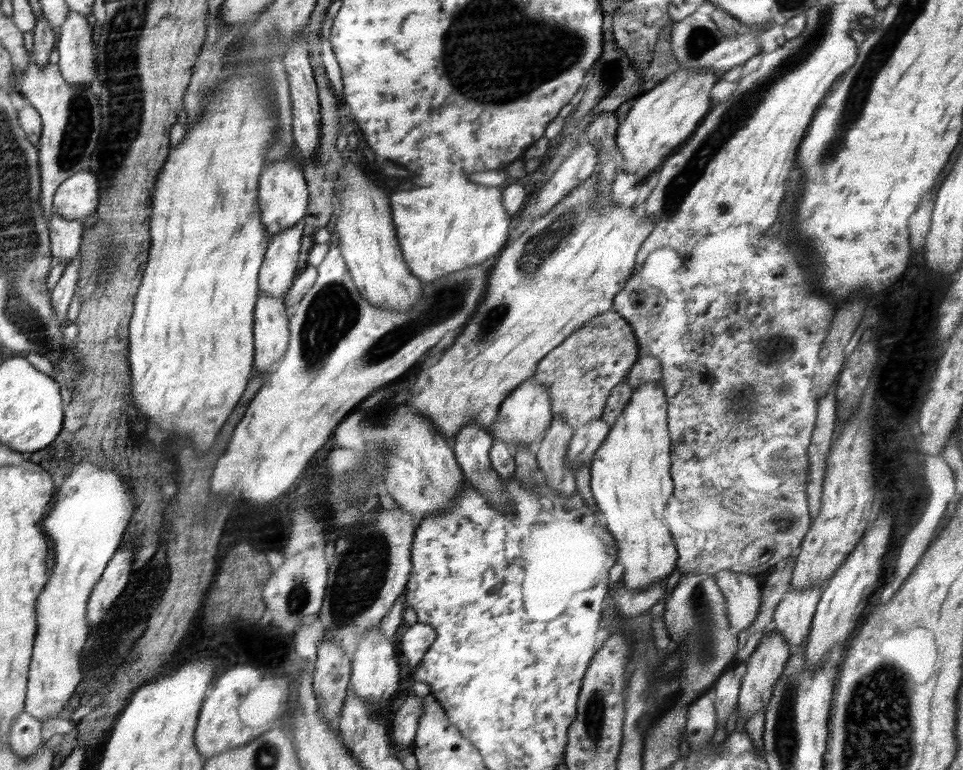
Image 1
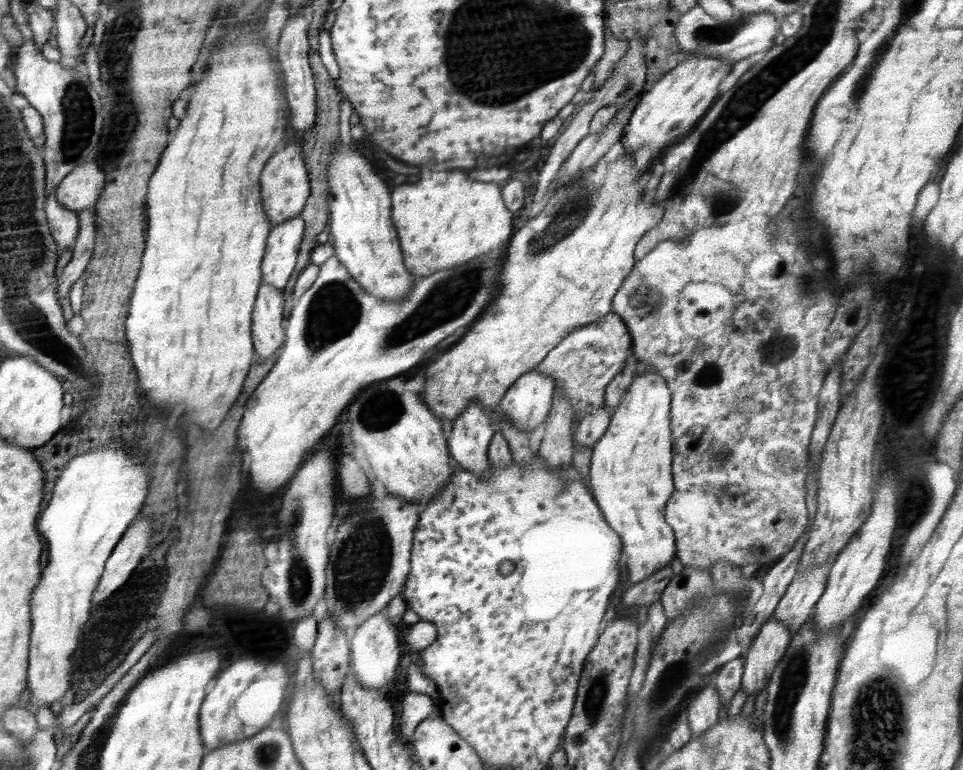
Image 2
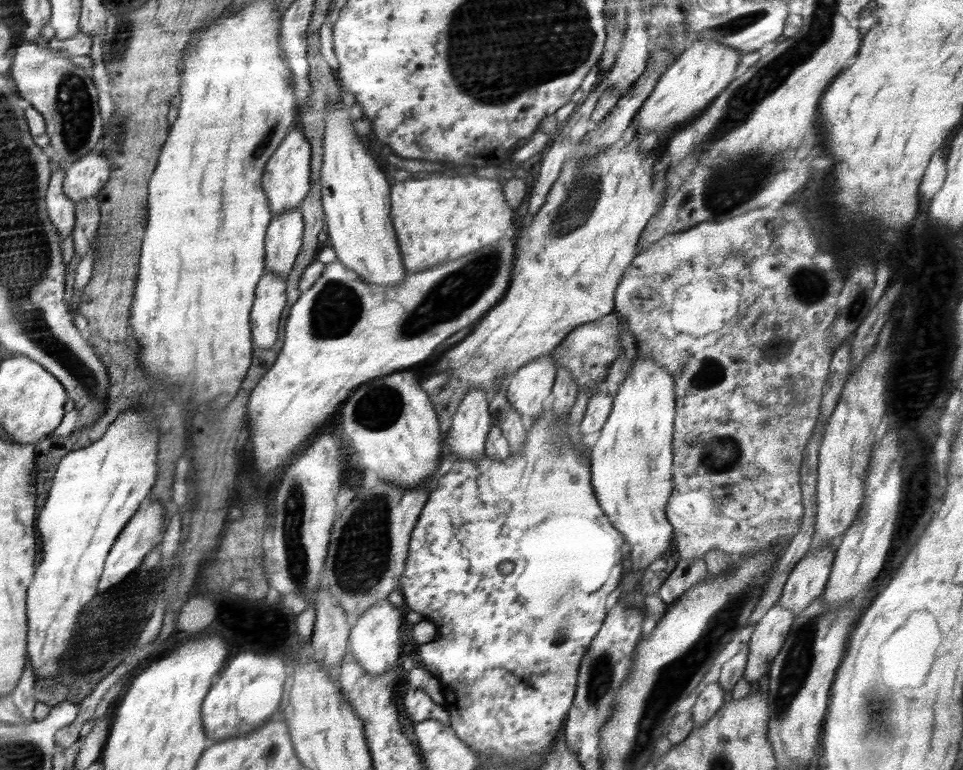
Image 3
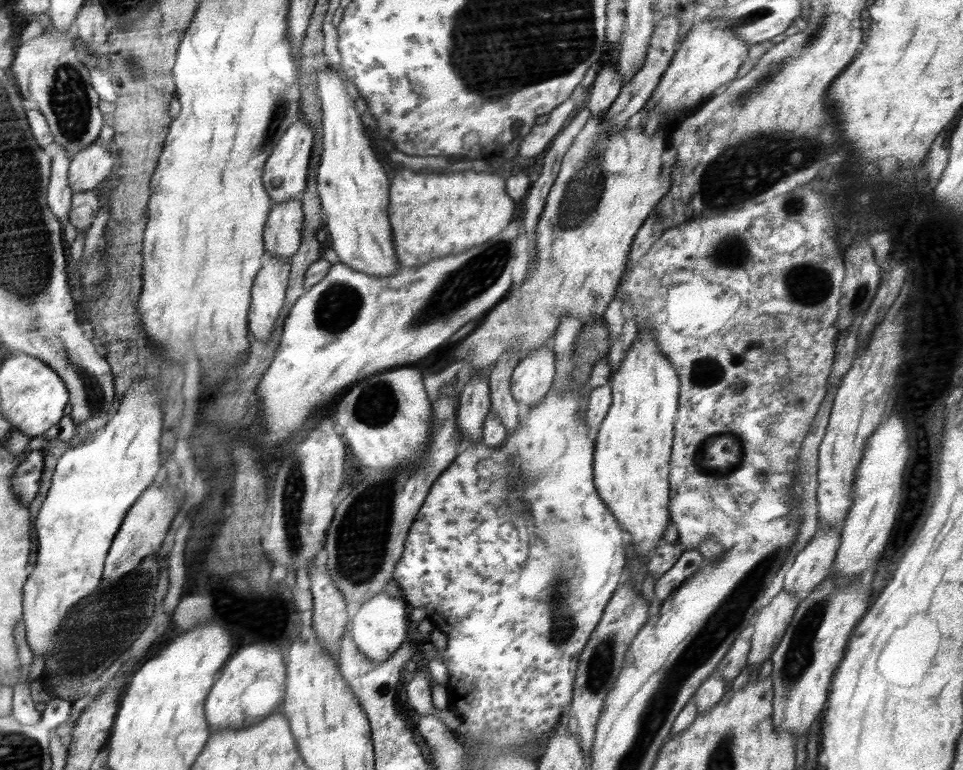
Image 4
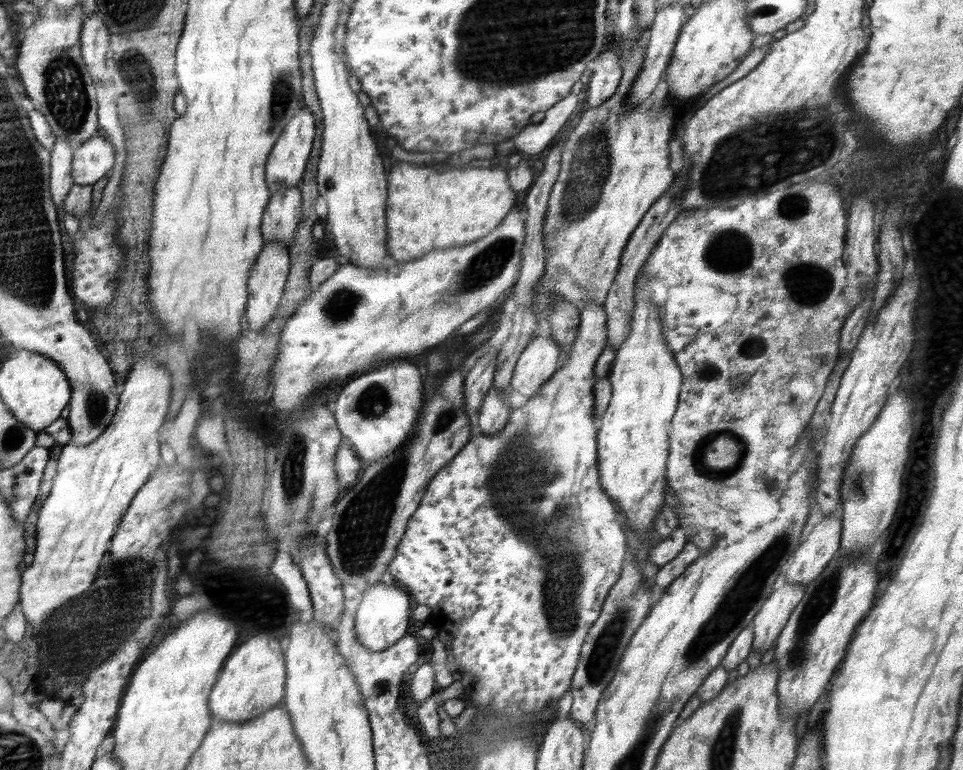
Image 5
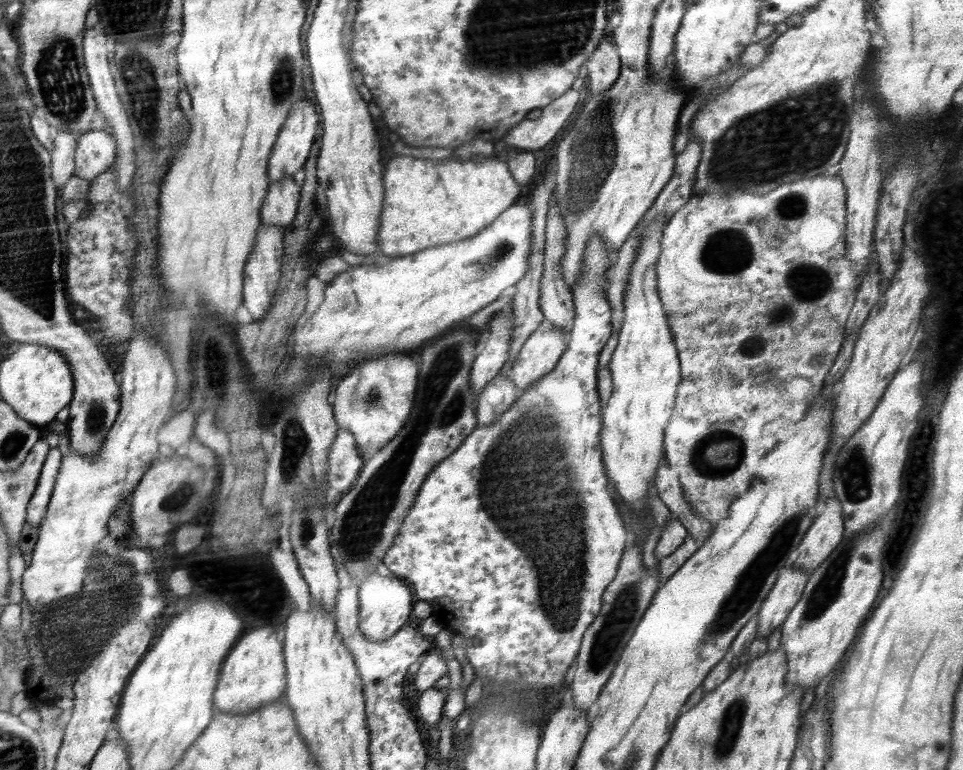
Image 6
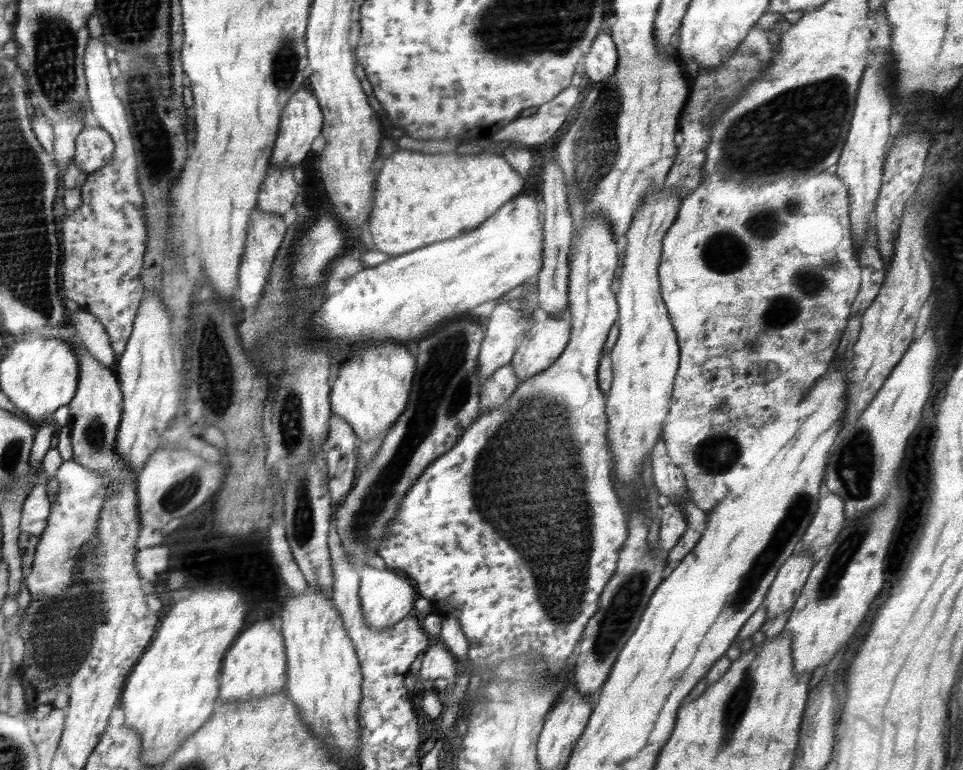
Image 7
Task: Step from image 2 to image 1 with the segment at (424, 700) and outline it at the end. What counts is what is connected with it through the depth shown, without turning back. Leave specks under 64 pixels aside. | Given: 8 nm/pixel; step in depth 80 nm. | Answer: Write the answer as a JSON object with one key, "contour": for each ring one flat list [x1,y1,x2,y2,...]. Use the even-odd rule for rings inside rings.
{"contour":[[413,695,395,712,392,721,392,742,396,748,411,748,422,712,422,697]]}

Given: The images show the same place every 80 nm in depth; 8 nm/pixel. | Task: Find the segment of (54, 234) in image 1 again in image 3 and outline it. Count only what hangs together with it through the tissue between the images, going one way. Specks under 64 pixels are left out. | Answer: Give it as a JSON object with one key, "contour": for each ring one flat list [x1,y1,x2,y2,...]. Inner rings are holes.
{"contour":[[59,166,59,168,52,171,50,189,46,194,47,213,62,238,73,234,76,210,76,203,64,196,62,192,65,170,66,168,63,166]]}

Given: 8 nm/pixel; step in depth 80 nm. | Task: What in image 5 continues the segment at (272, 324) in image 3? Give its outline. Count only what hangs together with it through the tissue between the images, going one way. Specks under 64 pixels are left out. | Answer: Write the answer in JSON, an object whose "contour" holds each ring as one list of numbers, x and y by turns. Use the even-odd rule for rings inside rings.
{"contour":[[265,240,260,254,260,266,252,274,252,302,247,302,245,314,250,330,262,330,273,320,284,297,291,259,286,246]]}

